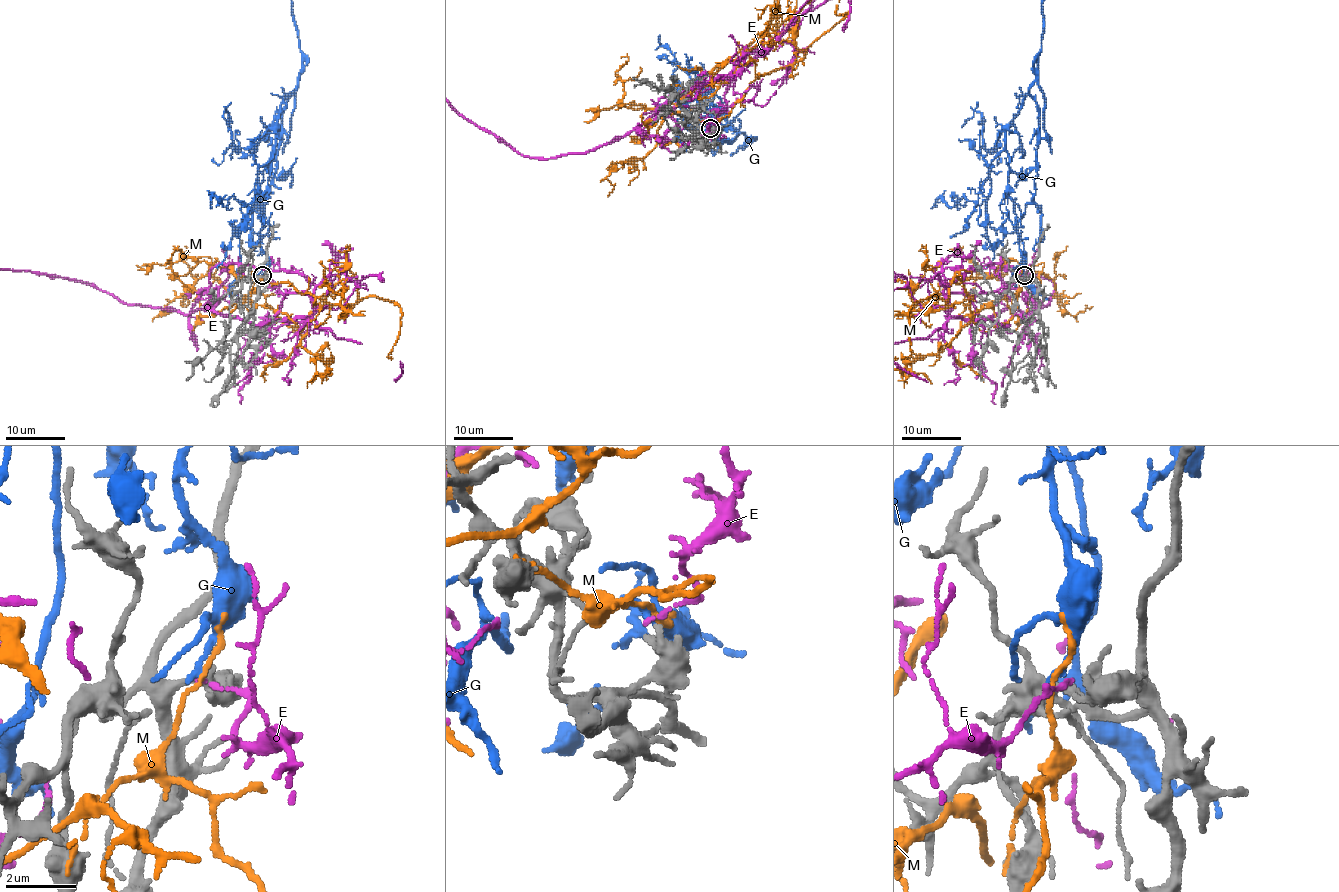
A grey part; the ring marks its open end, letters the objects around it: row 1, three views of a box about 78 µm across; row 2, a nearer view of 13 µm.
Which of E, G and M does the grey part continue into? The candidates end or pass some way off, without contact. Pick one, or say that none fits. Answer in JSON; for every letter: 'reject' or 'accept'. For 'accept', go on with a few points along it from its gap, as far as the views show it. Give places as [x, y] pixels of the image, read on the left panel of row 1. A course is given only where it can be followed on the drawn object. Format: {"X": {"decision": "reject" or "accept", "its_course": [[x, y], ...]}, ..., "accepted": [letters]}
{"E": {"decision": "reject"}, "G": {"decision": "accept", "its_course": [[263, 276], [266, 252], [260, 239], [269, 227], [263, 202], [275, 125], [301, 71]]}, "M": {"decision": "reject"}, "accepted": ["G"]}

